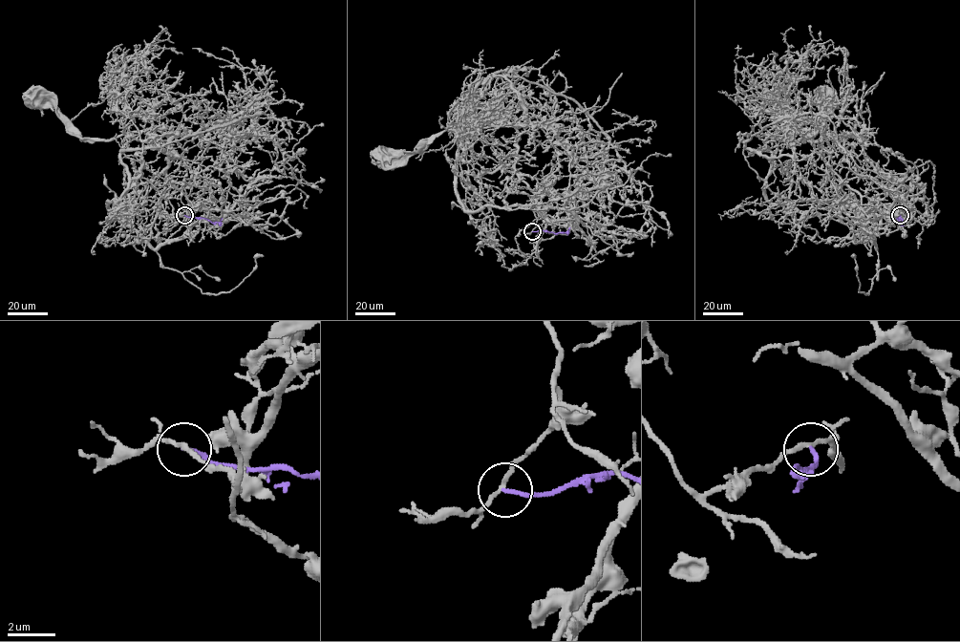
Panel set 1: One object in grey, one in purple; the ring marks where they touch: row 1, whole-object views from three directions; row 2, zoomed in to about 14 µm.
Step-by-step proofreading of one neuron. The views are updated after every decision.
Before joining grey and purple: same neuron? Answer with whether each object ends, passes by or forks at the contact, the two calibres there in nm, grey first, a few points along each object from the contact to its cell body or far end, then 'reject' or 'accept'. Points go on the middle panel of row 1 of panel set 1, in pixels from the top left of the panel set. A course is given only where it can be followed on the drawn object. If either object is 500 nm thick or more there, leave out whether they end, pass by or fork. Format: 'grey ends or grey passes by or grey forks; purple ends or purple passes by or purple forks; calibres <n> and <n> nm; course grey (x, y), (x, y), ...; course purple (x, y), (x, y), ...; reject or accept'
grey passes by; purple ends; calibres 180 and 170 nm; course grey (532, 231), (537, 224), (535, 193), (514, 169), (518, 131), (513, 126), (444, 130), (420, 152), (388, 160); course purple (532, 231), (556, 234), (567, 231), (569, 227); reject

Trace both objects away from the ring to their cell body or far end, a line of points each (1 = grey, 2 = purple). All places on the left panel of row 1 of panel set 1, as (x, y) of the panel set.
1: (184, 215), (189, 219), (187, 196), (166, 175), (170, 131), (143, 129), (109, 139), (83, 139), (40, 96)
2: (184, 215), (204, 218), (212, 223), (220, 222), (222, 218)

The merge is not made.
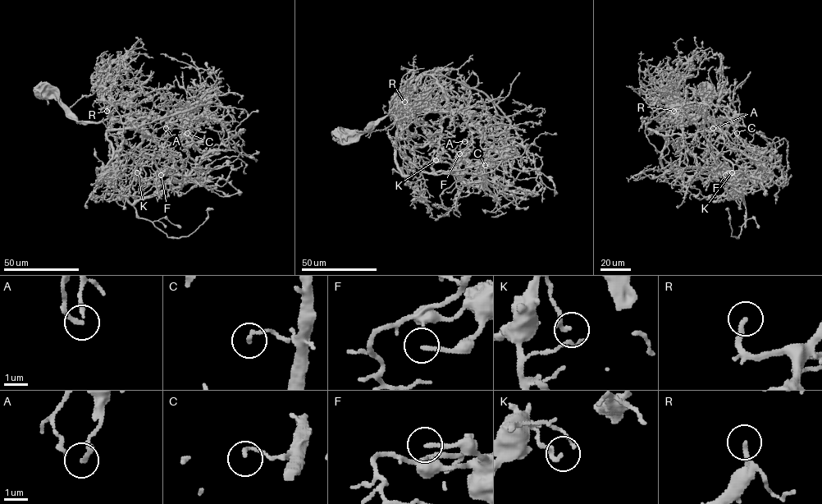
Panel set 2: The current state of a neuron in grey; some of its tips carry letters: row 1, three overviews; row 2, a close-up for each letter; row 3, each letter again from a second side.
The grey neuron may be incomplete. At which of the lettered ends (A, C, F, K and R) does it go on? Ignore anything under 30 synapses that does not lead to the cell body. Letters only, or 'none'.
R

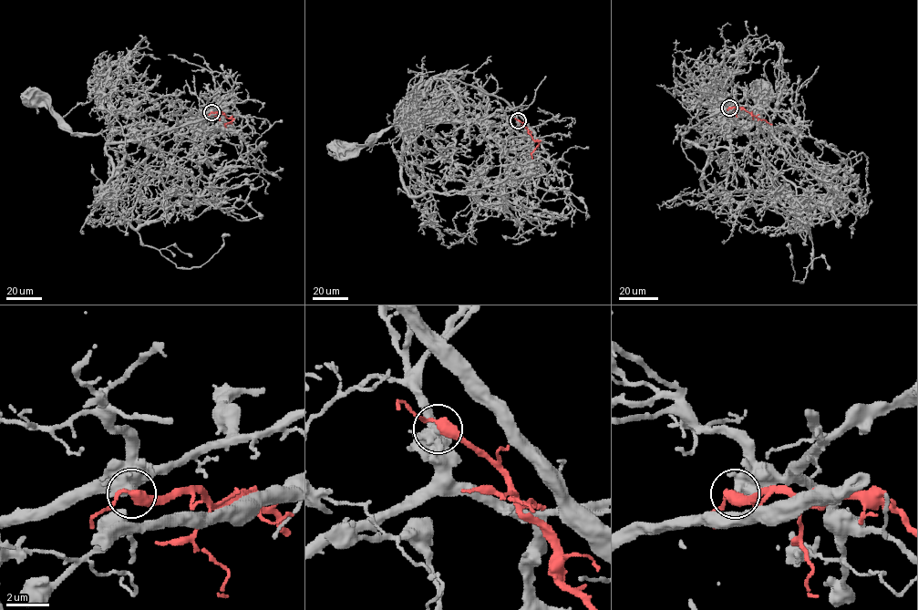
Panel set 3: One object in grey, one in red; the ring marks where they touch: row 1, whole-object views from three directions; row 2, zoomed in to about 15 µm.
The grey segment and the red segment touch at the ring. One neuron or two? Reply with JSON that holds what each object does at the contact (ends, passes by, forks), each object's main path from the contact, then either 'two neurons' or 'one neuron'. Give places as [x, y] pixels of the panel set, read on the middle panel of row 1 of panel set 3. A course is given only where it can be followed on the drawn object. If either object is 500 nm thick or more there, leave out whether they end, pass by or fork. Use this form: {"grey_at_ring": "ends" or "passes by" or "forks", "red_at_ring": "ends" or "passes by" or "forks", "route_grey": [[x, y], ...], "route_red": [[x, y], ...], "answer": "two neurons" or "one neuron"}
{"grey_at_ring": "passes by", "red_at_ring": "passes by", "route_grey": [[519, 120], [495, 133], [473, 119], [416, 128], [391, 126], [371, 145], [343, 151]], "route_red": [[519, 120], [533, 139], [540, 140], [531, 153], [532, 159]], "answer": "two neurons"}

